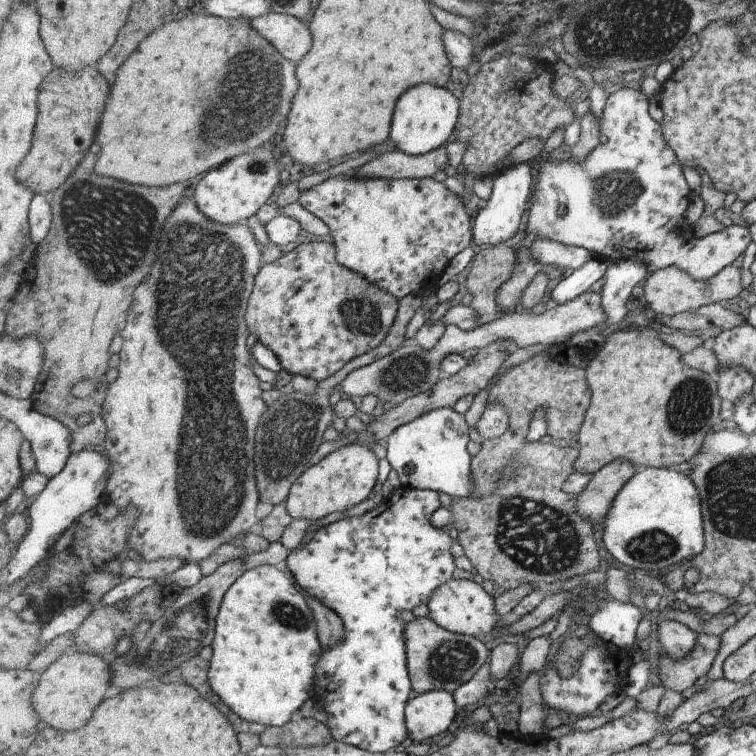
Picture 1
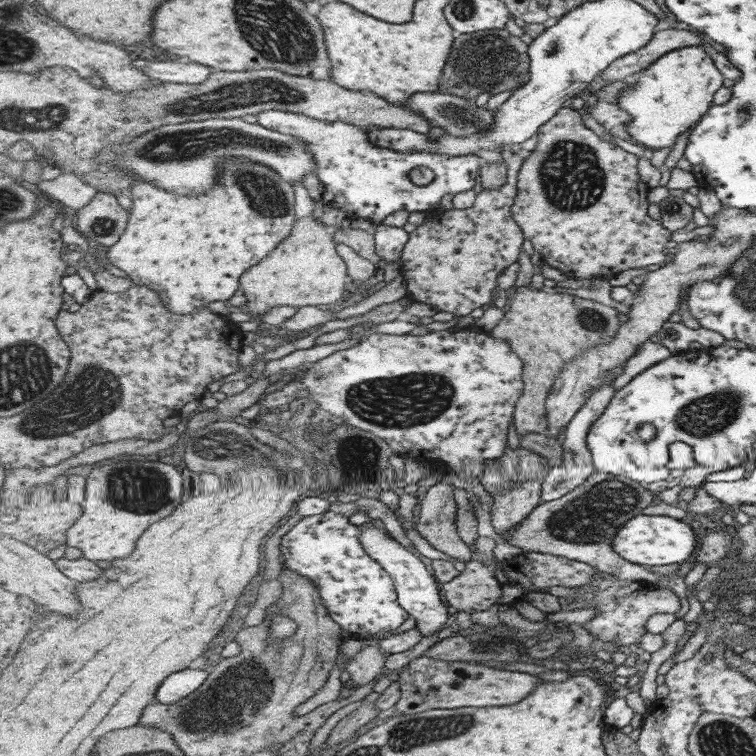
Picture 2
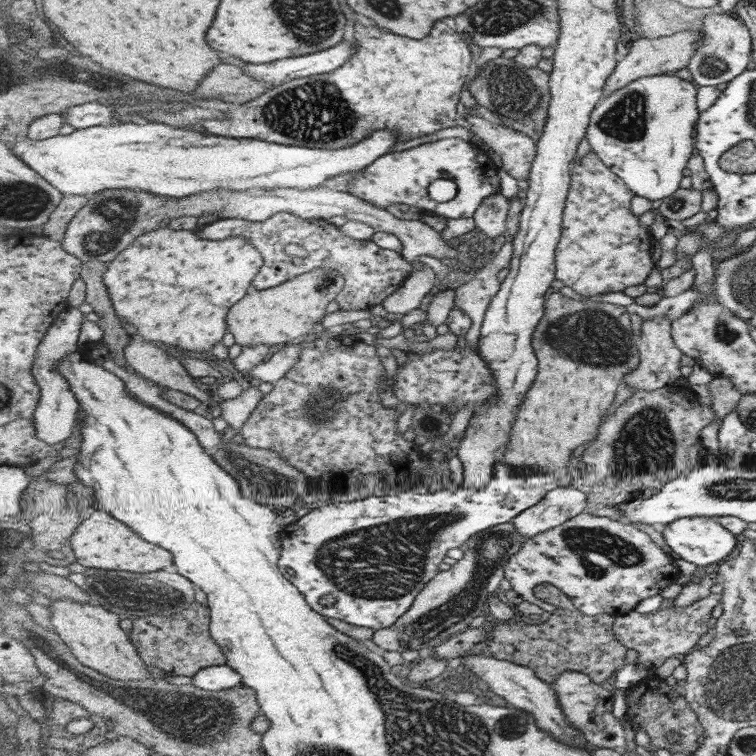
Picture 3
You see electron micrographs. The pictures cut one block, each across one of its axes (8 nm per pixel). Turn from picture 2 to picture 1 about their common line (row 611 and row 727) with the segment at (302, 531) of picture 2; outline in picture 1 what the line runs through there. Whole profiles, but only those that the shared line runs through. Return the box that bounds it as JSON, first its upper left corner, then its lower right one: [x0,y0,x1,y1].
[282,487,457,753]

